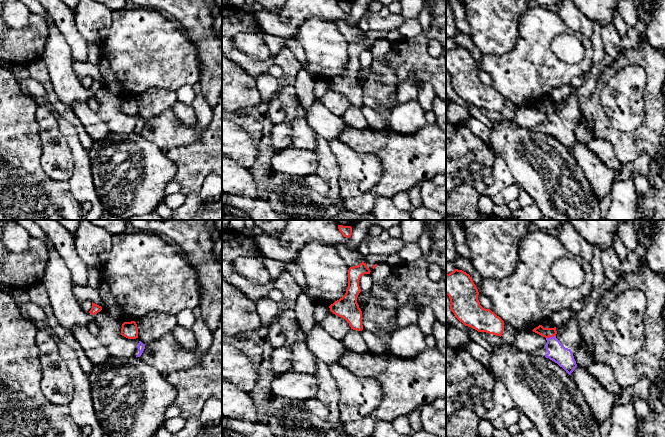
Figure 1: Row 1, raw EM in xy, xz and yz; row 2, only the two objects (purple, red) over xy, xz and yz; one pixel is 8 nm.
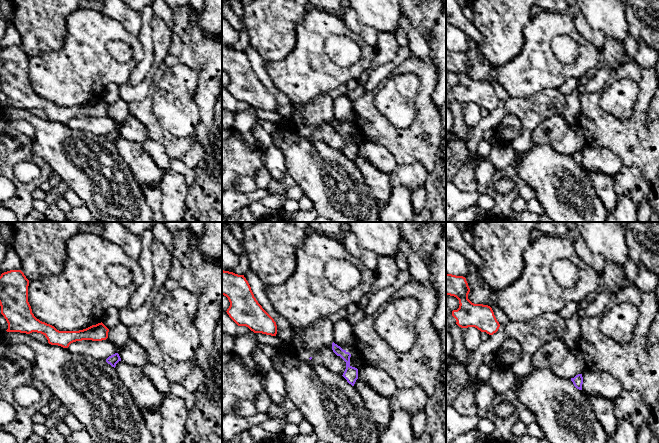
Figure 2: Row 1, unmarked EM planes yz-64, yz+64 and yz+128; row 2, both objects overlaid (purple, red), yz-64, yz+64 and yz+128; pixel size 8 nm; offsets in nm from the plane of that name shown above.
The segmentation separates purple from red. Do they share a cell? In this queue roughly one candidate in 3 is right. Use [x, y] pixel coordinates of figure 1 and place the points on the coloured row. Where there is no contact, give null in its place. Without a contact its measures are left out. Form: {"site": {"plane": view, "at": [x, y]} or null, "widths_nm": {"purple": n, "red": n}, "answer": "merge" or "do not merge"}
{"site": {"plane": "yz", "at": [550, 337]}, "widths_nm": {"purple": 150, "red": 80}, "answer": "do not merge"}

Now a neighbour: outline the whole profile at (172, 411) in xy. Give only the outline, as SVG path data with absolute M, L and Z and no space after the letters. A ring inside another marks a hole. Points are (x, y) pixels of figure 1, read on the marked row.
M175 405L169 406L165 412L166 419L174 418L180 415L181 415L181 410L178 406L175 406Z

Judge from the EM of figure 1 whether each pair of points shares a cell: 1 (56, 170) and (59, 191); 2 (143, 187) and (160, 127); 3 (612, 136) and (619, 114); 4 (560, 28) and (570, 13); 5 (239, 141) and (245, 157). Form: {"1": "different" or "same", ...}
{"1": "different", "2": "different", "3": "different", "4": "different", "5": "same"}

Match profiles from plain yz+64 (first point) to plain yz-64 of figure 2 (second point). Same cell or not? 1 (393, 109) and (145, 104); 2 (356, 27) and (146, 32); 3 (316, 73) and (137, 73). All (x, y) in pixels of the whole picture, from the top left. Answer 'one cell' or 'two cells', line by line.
1: two cells
2: two cells
3: two cells

